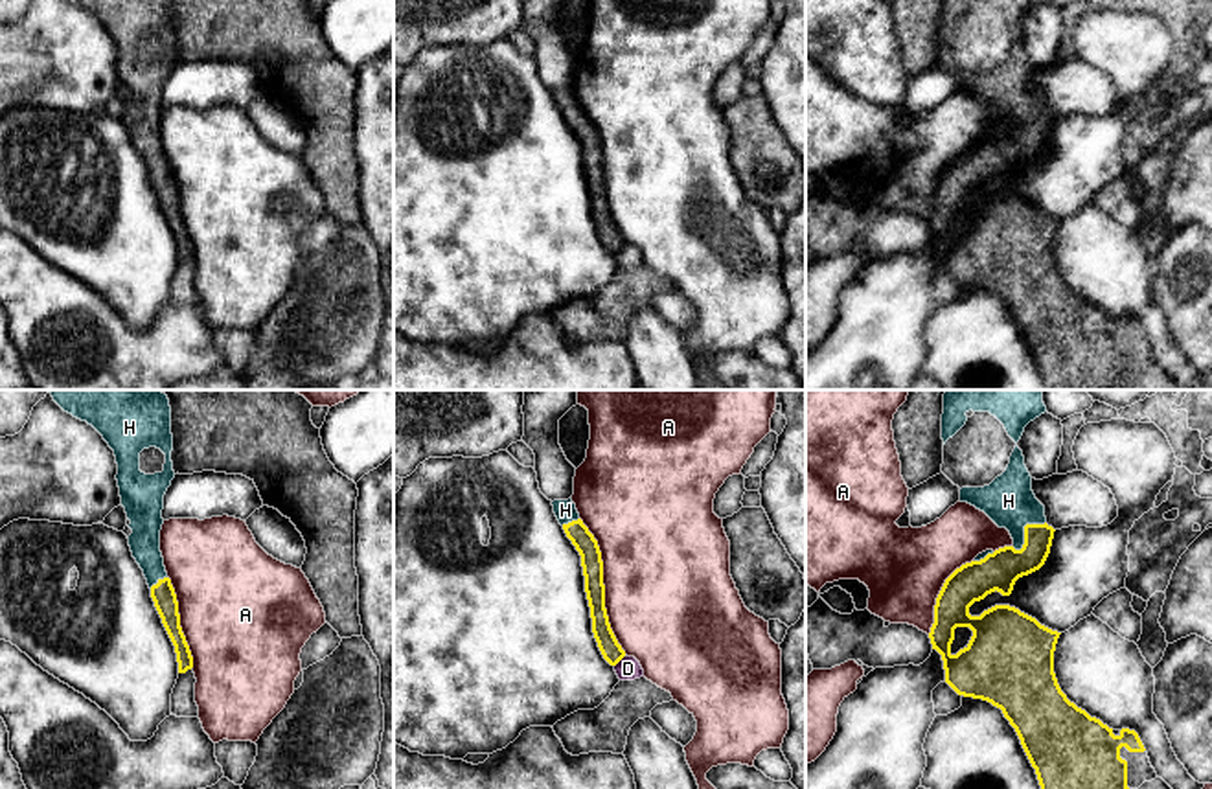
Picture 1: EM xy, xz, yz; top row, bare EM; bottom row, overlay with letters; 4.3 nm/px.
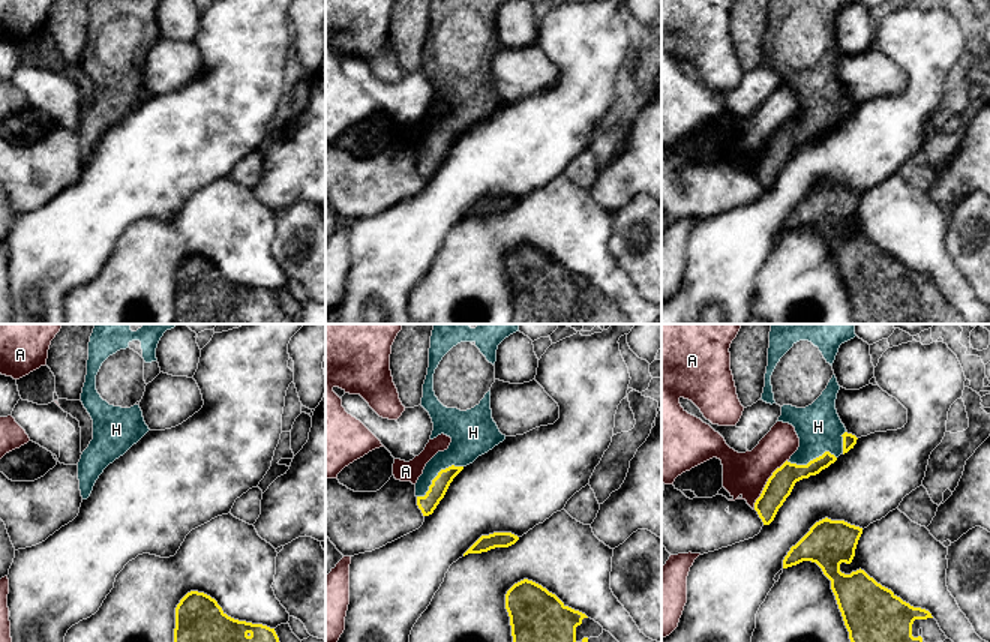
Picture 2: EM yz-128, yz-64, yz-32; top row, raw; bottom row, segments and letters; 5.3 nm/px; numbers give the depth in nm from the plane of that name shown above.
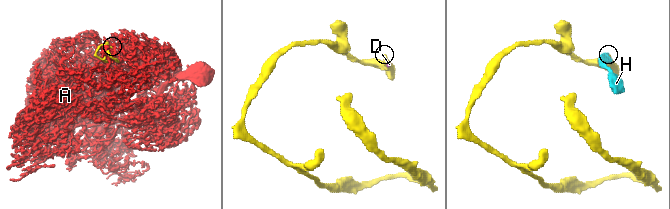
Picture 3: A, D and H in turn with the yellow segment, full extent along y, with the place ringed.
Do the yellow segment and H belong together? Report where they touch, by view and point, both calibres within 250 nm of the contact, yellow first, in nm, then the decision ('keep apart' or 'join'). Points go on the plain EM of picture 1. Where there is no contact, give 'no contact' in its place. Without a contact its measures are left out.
meets yellow in yz at (1025, 120); 170 nm thick on the yellow side, 220 nm on the other; join

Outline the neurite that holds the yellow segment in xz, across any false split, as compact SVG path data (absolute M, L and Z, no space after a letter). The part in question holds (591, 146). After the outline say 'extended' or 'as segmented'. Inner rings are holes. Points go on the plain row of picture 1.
M554 88L554 101L563 114L566 125L572 129L581 143L581 154L585 164L585 180L590 195L592 221L603 246L616 254L625 239L618 232L605 197L605 173L603 173L603 149L598 129L579 107L576 92L568 88Z | extended

